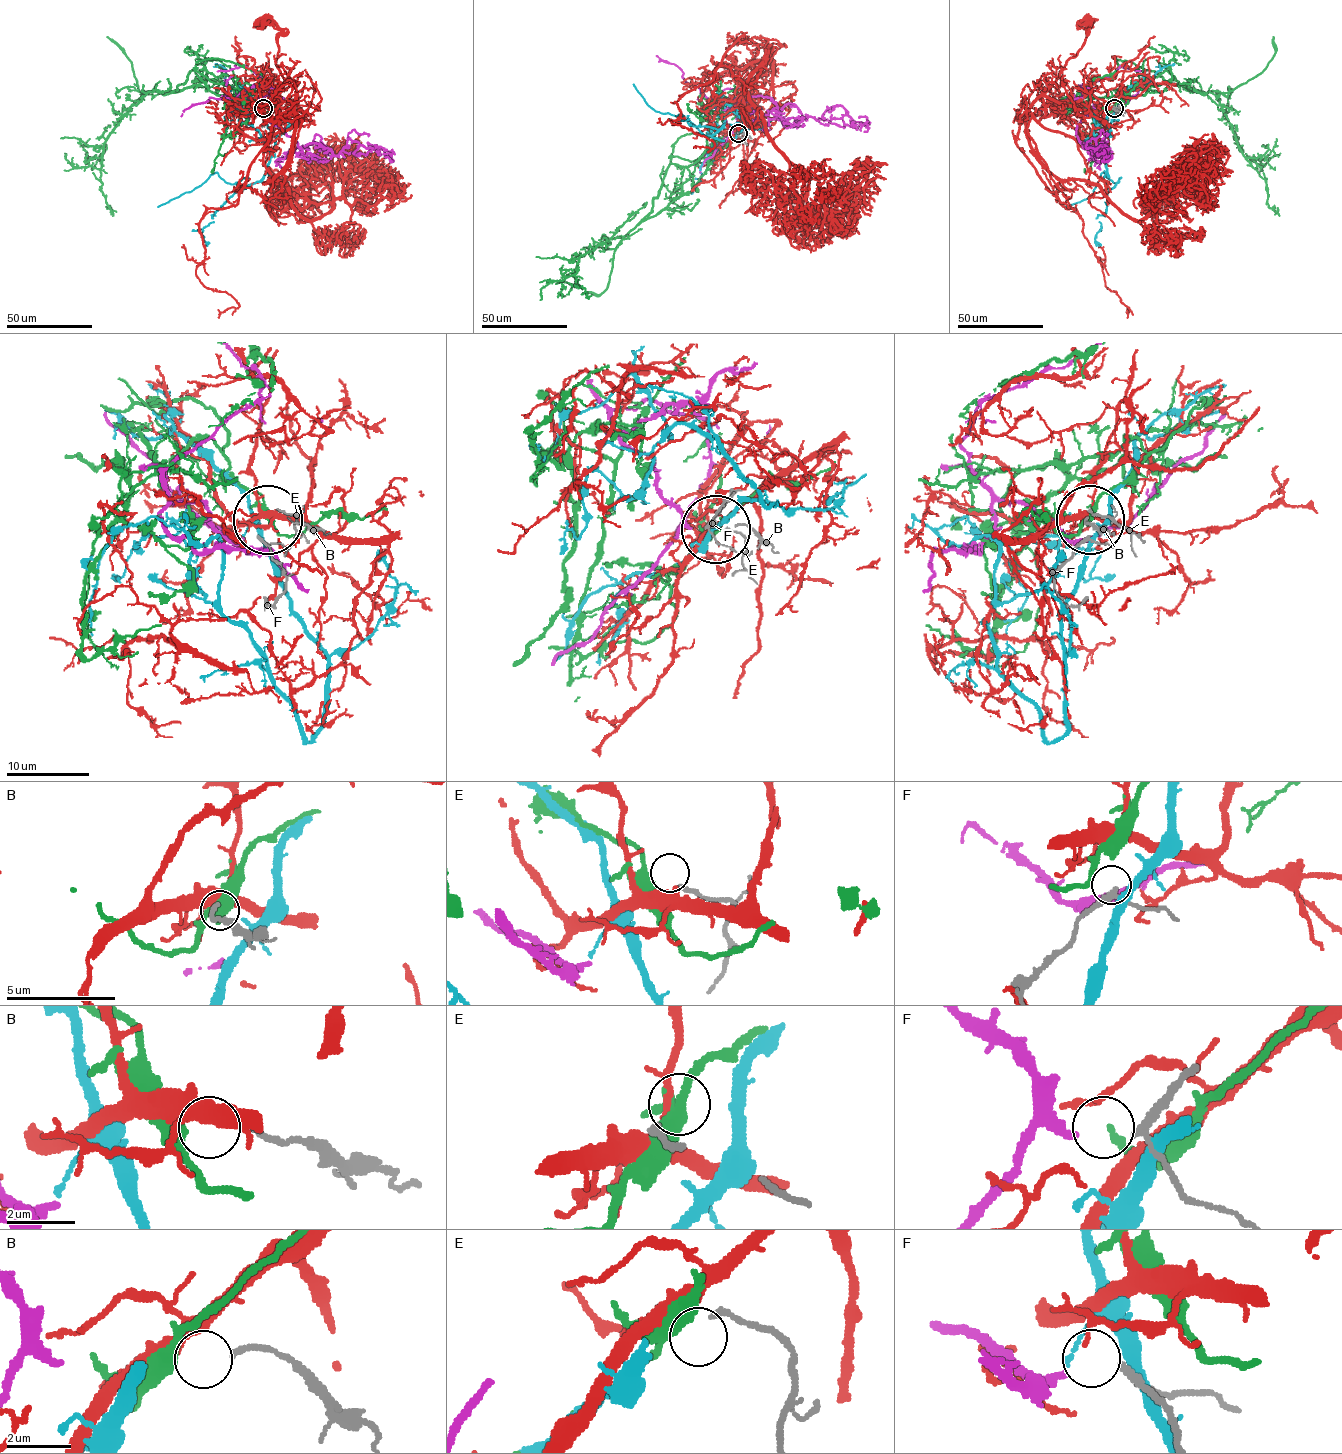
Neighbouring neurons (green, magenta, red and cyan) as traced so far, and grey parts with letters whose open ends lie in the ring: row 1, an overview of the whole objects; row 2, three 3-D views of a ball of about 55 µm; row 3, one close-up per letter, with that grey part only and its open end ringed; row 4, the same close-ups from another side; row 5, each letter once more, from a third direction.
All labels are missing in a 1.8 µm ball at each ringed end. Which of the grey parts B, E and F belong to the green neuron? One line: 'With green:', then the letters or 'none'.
With green: none

